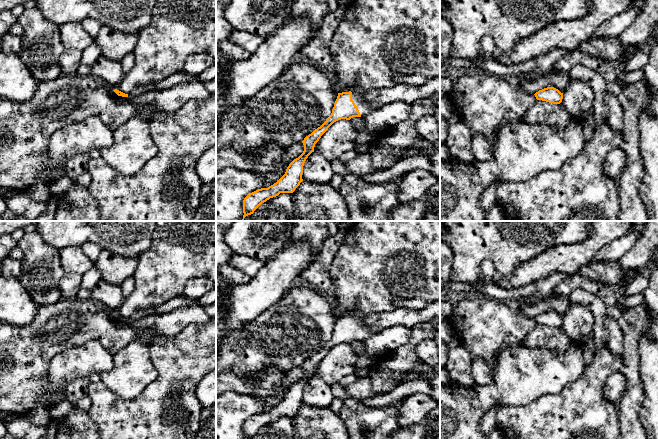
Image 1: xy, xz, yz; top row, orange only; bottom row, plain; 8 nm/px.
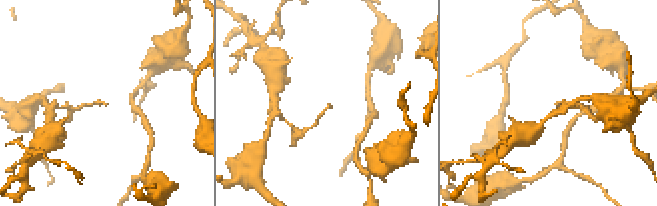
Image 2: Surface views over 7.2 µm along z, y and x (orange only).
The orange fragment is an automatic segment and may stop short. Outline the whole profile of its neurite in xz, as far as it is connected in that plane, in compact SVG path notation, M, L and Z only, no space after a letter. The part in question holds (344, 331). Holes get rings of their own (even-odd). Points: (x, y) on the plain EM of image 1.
M352 316L338 317L331 339L326 345L302 365L303 377L294 383L286 393L285 398L268 412L258 413L248 418L243 424L244 439L251 439L264 426L278 420L280 417L293 417L303 405L303 390L308 380L314 376L315 368L328 352L341 343L350 344L353 341L361 341L358 331L352 324Z

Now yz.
M547 311L536 316L535 321L537 324L546 325L553 328L560 328L563 323L563 317L554 311Z

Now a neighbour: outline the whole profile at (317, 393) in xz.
M312 376L303 390L302 403L305 406L329 407L334 400L331 386L319 376Z

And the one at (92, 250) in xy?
M91 242L83 244L81 249L84 254L92 260L93 263L97 260L100 252L102 251L102 248L99 245Z

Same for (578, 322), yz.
M572 303L563 316L561 327L574 342L585 346L593 338L594 316L586 306Z

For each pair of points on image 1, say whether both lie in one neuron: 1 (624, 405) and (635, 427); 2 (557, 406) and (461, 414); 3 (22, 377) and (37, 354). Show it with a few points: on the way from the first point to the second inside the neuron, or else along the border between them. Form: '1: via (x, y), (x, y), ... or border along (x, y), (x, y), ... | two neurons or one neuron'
1: via (628, 410), (630, 422) | one neuron
2: border along (522, 404), (503, 405), (499, 408) | two neurons
3: via (24, 371), (31, 364), (31, 360) | one neuron

